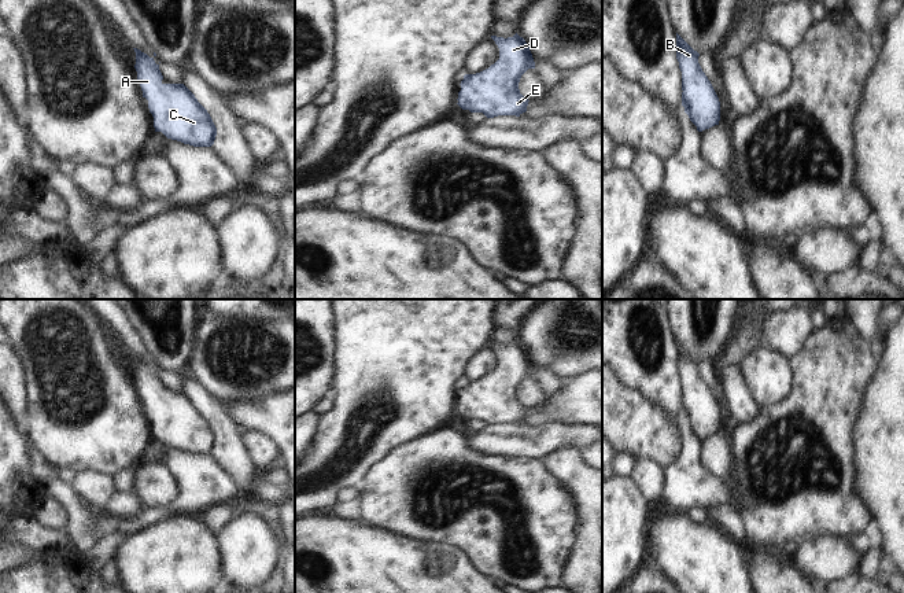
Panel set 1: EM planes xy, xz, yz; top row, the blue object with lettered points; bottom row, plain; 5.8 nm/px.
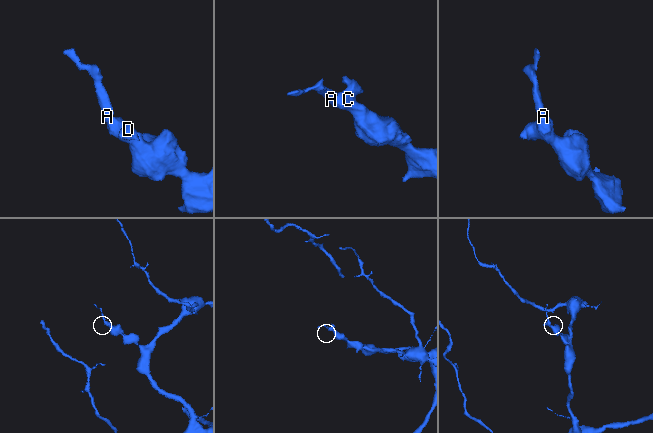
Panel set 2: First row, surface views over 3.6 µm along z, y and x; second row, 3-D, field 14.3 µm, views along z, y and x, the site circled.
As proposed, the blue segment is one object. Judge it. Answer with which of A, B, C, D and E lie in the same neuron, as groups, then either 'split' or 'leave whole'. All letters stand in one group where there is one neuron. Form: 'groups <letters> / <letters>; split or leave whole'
groups A B C D E; leave whole

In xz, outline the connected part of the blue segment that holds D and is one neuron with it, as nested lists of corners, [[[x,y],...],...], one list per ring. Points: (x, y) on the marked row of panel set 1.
[[[517,33],[508,38],[491,38],[499,48],[499,59],[480,73],[464,75],[457,104],[471,113],[483,113],[487,118],[520,117],[530,100],[520,93],[519,82],[528,69],[535,69],[532,54]]]

